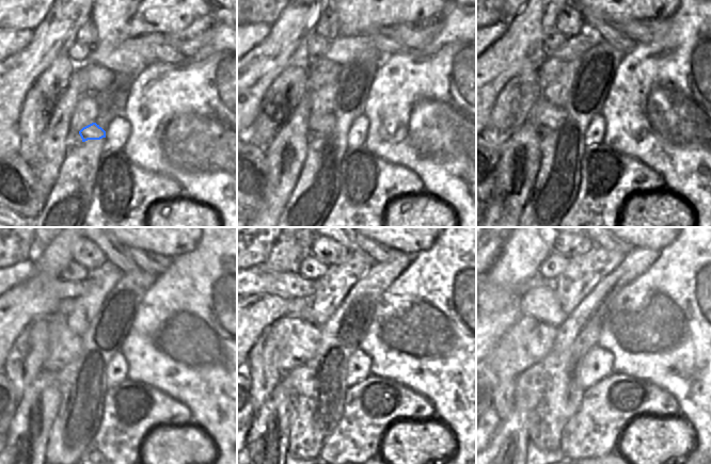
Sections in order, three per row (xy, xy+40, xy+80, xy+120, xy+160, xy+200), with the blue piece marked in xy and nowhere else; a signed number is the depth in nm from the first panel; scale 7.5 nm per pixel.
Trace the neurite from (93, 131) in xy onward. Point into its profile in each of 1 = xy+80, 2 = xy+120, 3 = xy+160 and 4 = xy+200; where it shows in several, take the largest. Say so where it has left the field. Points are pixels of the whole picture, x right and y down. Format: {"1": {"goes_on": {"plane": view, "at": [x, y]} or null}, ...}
{"1": {"goes_on": {"plane": "xy+80", "at": [544, 115]}}, "2": {"goes_on": {"plane": "xy+120", "at": [65, 346]}}, "3": {"goes_on": {"plane": "xy+160", "at": [297, 340]}}, "4": {"goes_on": {"plane": "xy+200", "at": [528, 340]}}}

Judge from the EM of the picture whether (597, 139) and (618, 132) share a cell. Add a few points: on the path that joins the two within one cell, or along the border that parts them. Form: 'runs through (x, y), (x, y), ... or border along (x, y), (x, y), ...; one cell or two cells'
border along (600, 114), (604, 120), (603, 143); two cells

